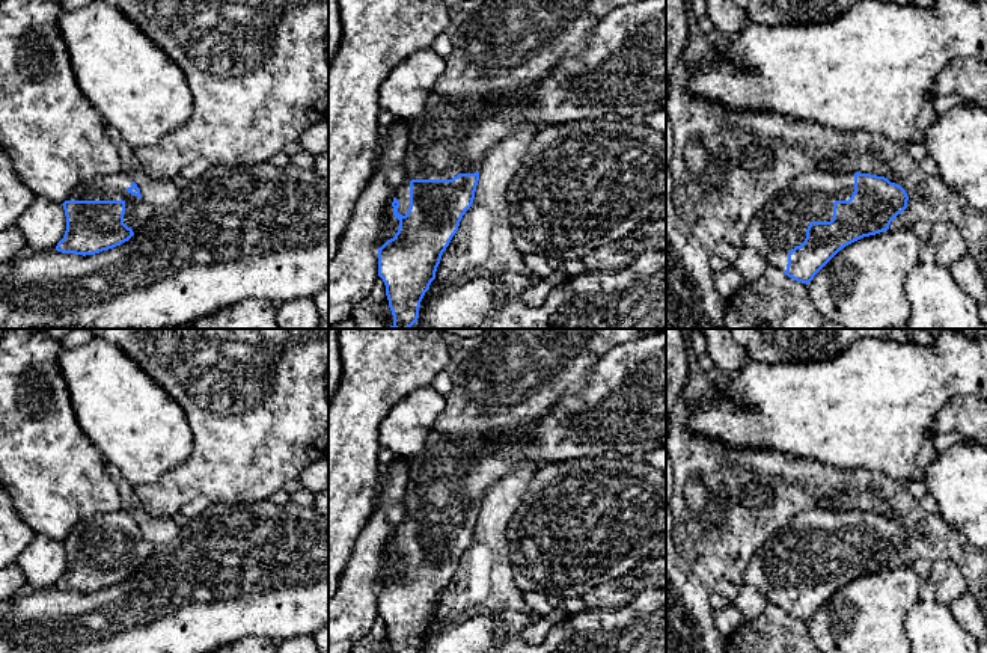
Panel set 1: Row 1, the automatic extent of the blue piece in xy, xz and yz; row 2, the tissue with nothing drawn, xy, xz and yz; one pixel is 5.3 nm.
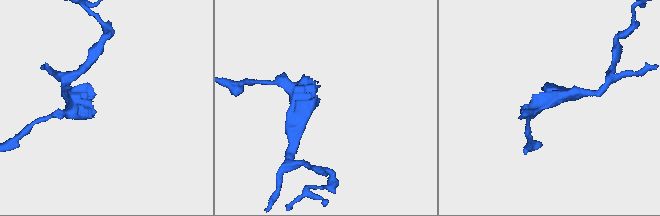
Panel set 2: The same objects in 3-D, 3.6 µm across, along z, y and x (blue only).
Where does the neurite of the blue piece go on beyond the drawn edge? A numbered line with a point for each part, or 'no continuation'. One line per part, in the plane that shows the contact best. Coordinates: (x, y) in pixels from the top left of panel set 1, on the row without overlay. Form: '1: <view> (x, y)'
1: yz (781, 563)

